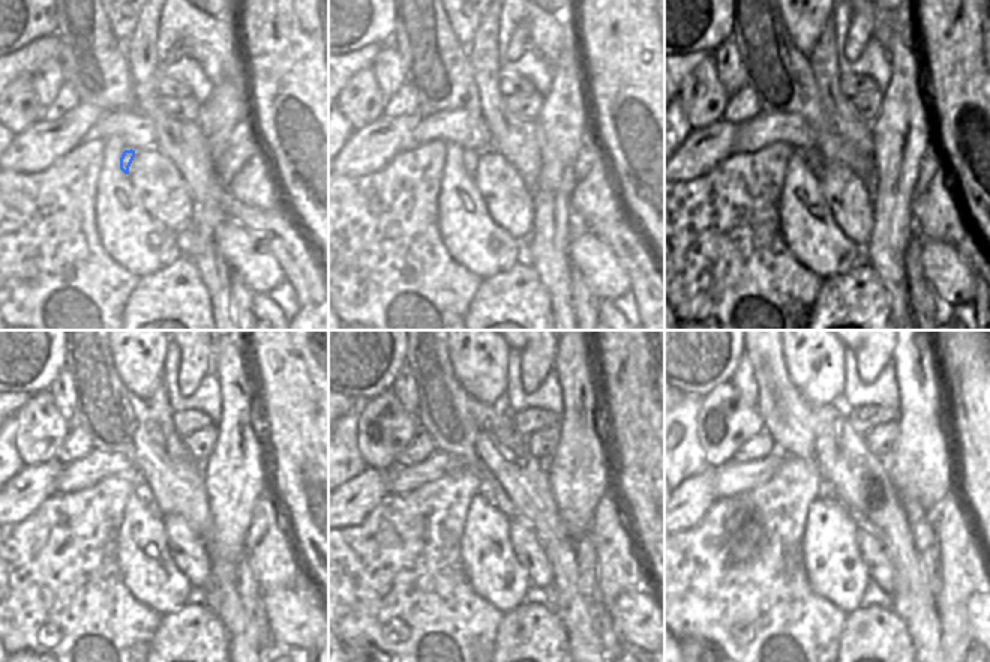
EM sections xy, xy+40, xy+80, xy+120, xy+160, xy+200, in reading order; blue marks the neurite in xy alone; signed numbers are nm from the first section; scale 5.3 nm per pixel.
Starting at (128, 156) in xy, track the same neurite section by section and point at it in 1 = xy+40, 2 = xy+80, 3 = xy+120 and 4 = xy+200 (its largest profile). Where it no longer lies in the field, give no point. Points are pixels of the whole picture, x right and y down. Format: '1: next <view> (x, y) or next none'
1: next xy+40 (468, 156)
2: next xy+80 (812, 158)
3: next xy+120 (141, 490)
4: next xy+200 (825, 493)

